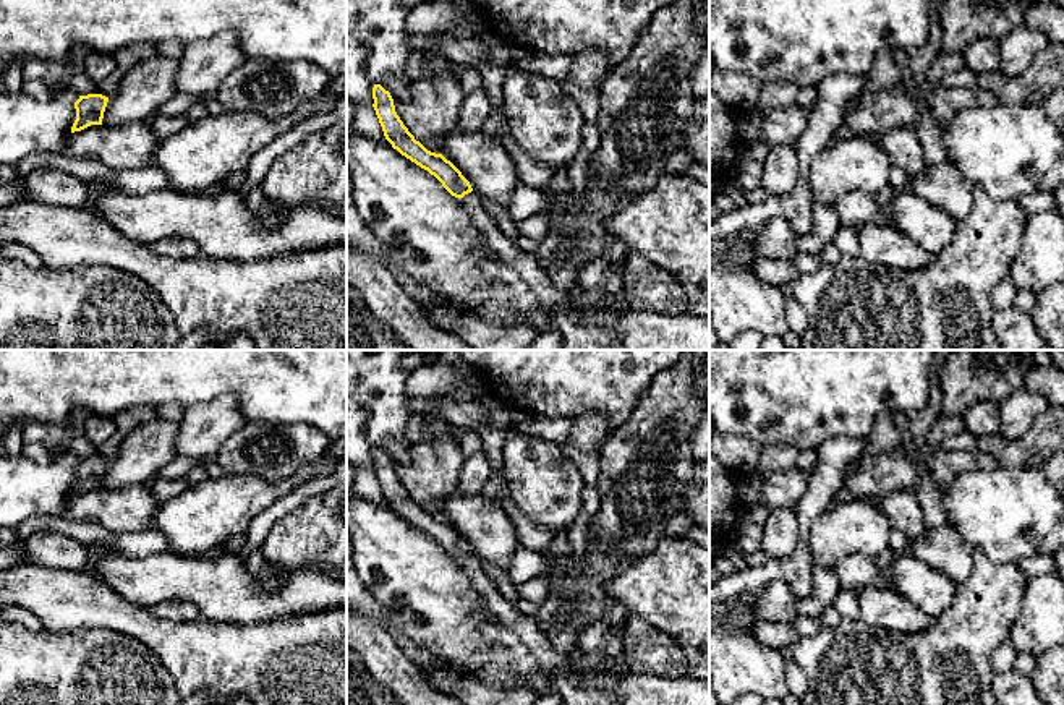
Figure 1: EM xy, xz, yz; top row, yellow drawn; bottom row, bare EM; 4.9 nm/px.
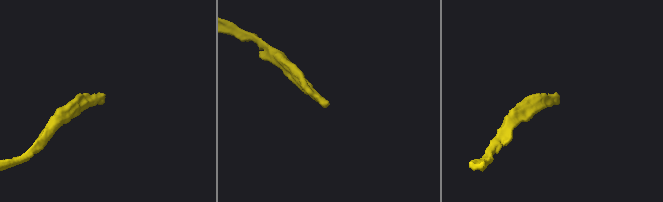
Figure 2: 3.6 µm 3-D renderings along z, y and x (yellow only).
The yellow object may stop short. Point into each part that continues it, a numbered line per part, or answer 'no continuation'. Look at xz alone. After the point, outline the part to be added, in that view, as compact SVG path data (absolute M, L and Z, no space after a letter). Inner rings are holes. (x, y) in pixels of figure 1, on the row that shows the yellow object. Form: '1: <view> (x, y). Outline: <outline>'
1: xz (551, 300). Outline: M476 191L460 198L460 203L466 209L489 253L499 263L513 269L536 295L539 306L526 314L528 324L538 329L539 334L557 331L555 318L565 306L565 292L552 284L533 253L518 248L513 240L496 225Z

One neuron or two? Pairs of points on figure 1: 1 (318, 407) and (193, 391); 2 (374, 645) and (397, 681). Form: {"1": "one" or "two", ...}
{"1": "one", "2": "one"}

